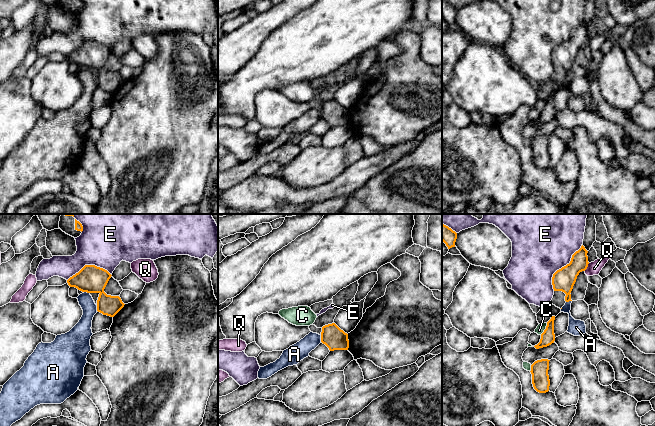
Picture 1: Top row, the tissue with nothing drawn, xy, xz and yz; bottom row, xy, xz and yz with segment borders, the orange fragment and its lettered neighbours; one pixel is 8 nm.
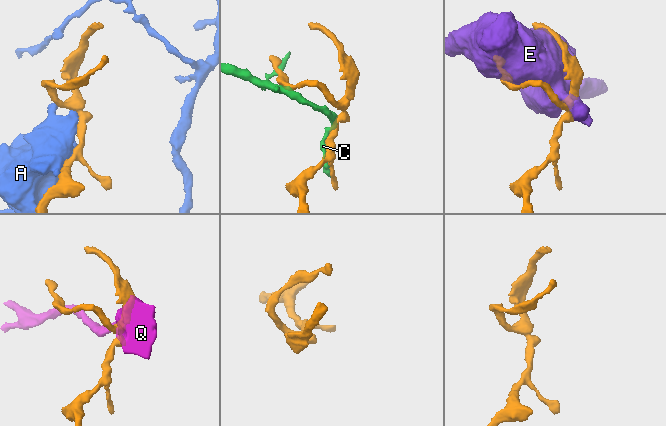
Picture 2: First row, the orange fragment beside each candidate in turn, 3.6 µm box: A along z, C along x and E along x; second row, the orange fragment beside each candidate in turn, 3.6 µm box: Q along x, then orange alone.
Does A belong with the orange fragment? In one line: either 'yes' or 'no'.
no

